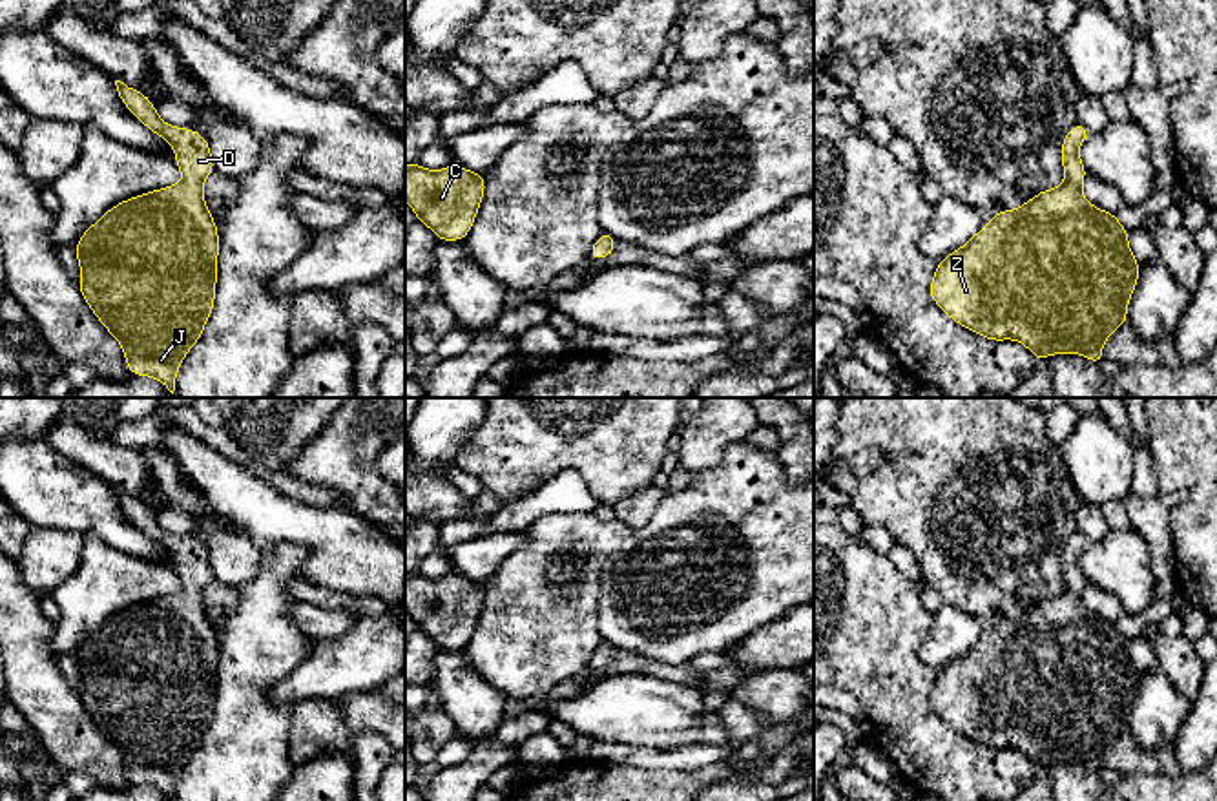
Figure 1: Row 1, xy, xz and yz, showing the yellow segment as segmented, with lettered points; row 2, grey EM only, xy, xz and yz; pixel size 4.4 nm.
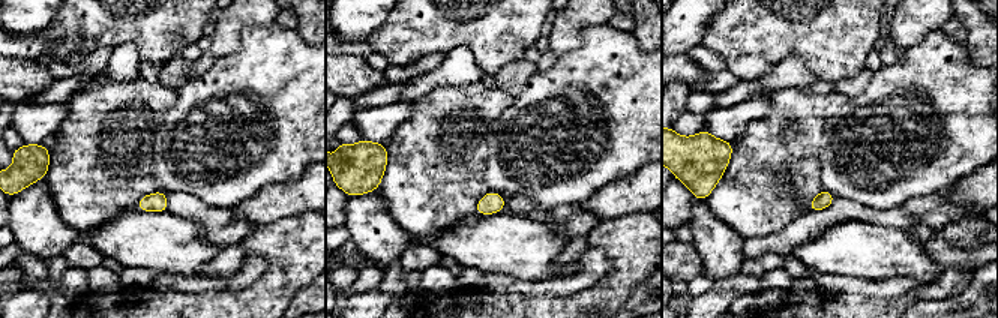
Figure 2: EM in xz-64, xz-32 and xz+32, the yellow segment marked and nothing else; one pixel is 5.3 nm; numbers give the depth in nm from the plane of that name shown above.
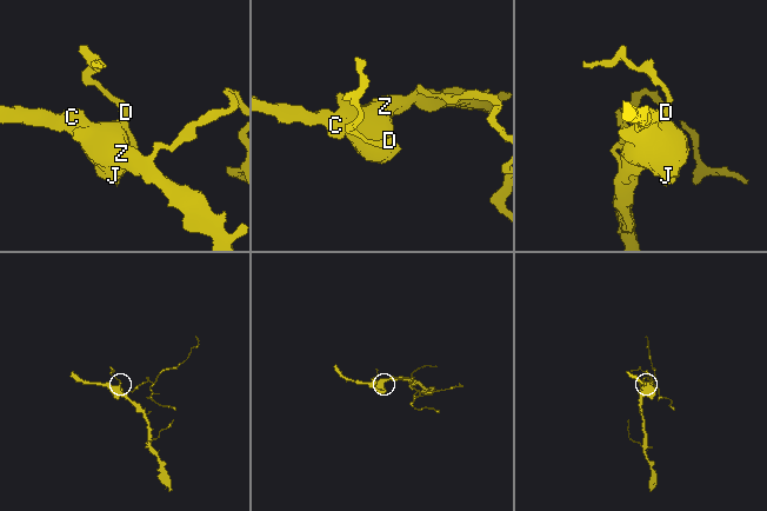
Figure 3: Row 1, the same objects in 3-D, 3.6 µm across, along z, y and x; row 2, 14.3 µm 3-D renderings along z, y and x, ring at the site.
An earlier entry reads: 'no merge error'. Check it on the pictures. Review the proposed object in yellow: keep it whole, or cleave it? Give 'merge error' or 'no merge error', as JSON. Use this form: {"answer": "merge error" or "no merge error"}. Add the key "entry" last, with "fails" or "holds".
{"answer": "no merge error", "entry": "holds"}

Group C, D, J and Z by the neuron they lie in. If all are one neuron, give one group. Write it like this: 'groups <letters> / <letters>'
groups C D J Z

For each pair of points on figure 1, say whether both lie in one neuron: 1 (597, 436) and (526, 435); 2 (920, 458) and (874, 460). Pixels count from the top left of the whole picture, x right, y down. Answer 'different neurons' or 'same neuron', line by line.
1: same neuron
2: different neurons

